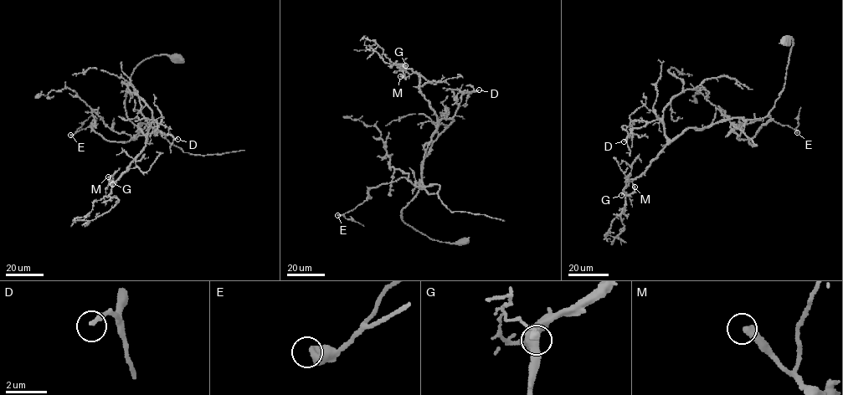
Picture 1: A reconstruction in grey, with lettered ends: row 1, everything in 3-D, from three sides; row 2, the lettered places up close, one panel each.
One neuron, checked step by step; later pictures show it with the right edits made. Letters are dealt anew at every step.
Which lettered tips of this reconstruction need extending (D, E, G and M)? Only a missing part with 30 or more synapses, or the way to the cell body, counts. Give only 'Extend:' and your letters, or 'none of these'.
Extend: M

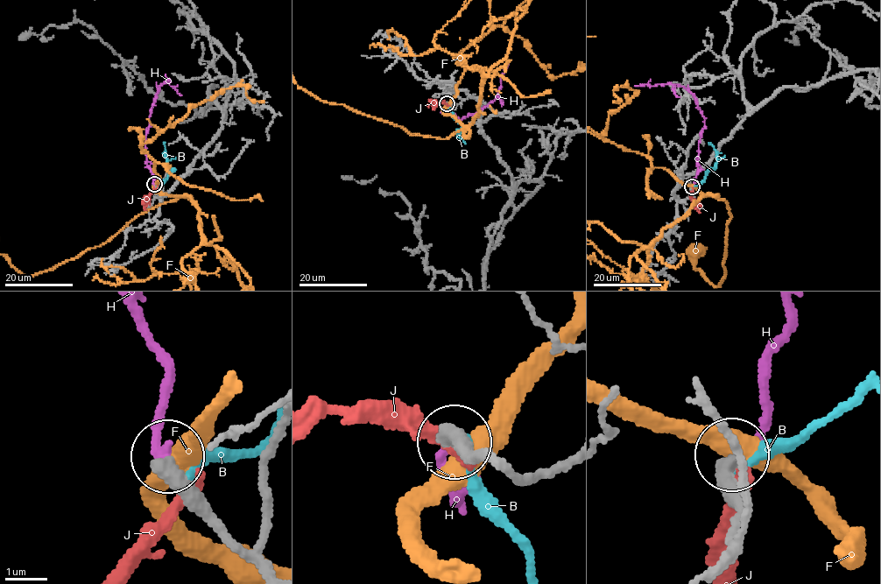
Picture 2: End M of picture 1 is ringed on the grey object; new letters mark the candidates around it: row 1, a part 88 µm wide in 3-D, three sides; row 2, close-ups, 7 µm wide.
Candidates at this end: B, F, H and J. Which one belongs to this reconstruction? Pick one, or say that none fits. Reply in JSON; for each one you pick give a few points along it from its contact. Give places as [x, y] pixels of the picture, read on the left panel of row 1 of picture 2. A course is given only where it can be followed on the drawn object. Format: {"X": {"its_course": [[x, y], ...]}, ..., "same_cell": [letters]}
{"H": {"its_course": [[154, 185], [154, 176], [146, 162], [145, 134], [156, 94], [169, 80]]}, "same_cell": ["H"]}

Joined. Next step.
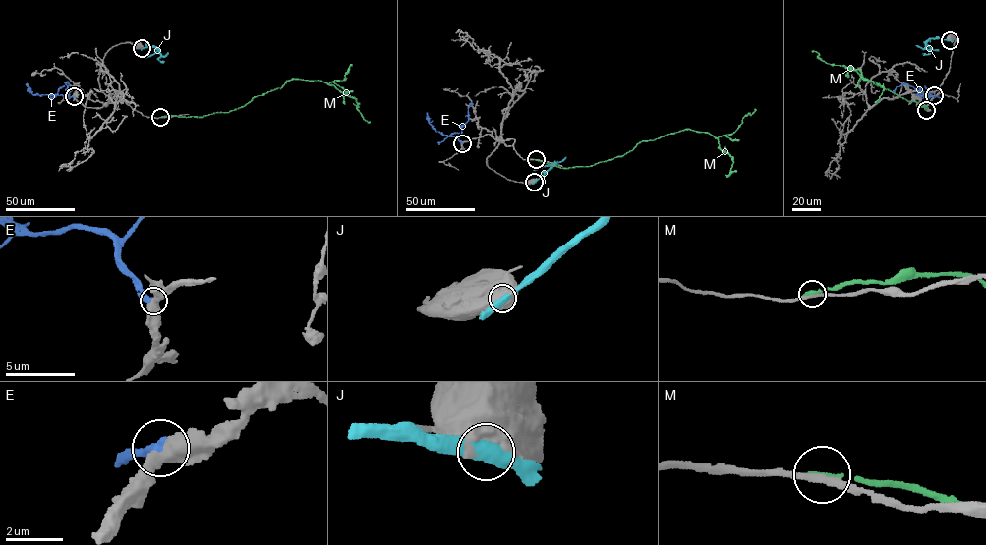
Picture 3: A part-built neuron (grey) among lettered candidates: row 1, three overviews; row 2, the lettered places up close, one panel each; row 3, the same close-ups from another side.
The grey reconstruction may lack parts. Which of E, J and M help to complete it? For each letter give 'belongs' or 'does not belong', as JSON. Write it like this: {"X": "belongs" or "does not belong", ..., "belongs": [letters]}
{"E": "belongs", "J": "does not belong", "M": "does not belong", "belongs": ["E"]}

